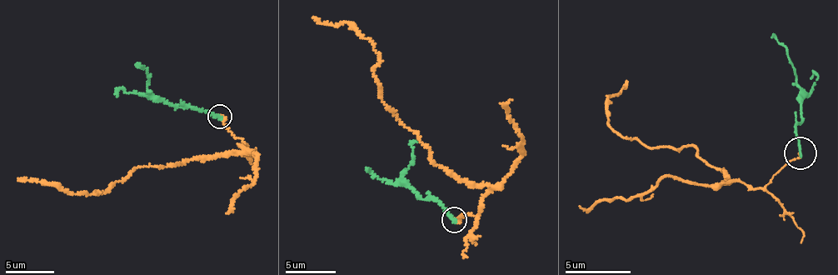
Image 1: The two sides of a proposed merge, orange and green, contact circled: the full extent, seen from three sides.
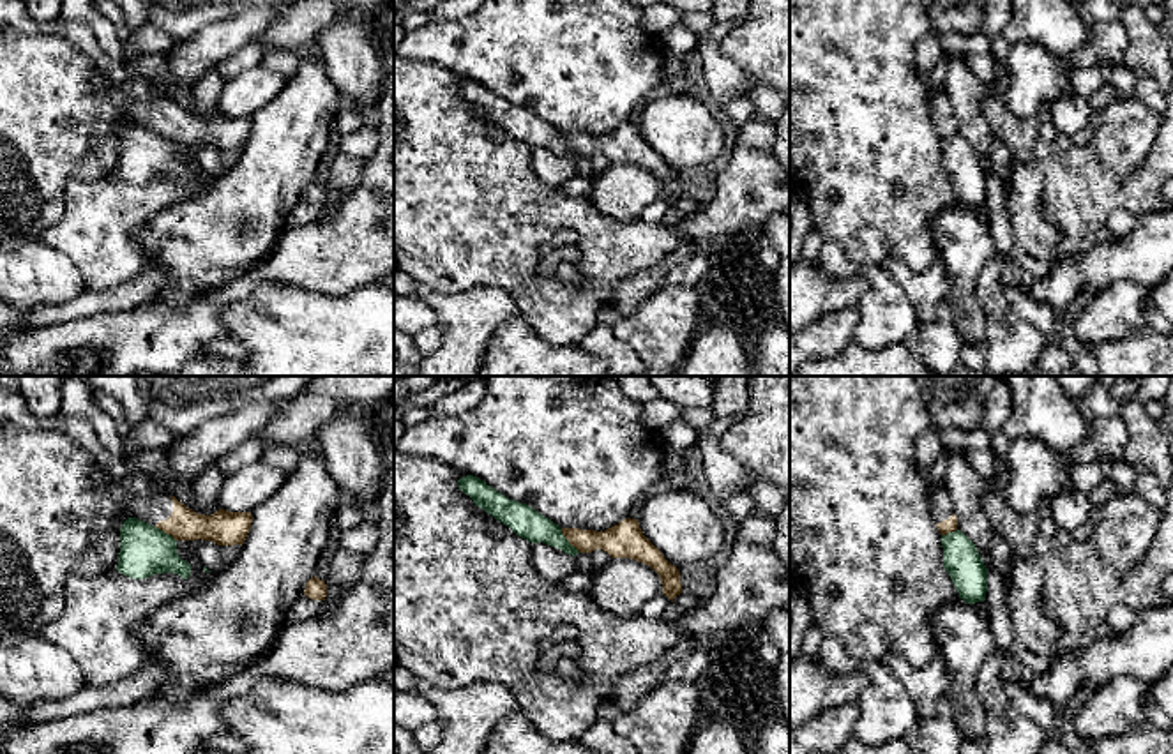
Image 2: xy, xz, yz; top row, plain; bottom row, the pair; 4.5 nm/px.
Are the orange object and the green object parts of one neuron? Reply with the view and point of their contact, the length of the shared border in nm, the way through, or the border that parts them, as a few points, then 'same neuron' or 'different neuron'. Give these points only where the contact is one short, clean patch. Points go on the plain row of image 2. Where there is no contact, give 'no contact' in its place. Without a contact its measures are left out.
meets orange in xz at (567, 143); contact 140 nm long; border along xz (560, 133), (562, 140), (580, 156); different neuron

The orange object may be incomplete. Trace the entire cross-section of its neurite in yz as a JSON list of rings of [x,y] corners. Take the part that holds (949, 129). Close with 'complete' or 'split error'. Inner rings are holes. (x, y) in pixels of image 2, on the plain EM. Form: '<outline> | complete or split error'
[[[929,90],[931,120],[942,139],[957,134],[957,122],[952,115],[945,90]]] | split error

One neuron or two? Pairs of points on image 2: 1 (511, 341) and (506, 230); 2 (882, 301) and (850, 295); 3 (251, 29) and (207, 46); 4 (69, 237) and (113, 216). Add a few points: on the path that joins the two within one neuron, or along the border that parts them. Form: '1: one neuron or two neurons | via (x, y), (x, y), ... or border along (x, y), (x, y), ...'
1: two neurons | border along (518, 311), (548, 341)
2: two neurons | border along (862, 271), (868, 288), (857, 306)
3: one neuron | via (241, 29), (218, 41)
4: one neuron | via (80, 235), (90, 233), (103, 221)

